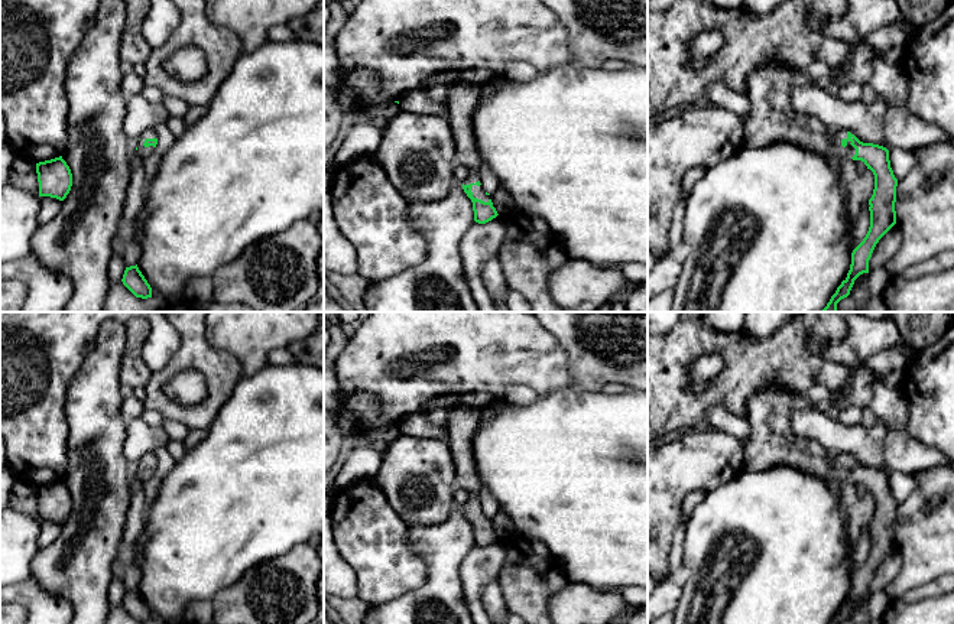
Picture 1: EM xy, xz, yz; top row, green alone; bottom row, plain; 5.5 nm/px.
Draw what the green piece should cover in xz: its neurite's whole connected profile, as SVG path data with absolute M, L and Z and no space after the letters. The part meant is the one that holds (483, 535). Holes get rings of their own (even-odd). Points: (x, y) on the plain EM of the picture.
M455 407L448 413L447 445L452 455L455 471L455 487L468 493L470 498L463 506L463 513L473 526L474 545L486 547L499 537L493 530L490 517L487 517L478 501L481 482L478 478L476 459L473 454L473 439L480 422L480 410Z

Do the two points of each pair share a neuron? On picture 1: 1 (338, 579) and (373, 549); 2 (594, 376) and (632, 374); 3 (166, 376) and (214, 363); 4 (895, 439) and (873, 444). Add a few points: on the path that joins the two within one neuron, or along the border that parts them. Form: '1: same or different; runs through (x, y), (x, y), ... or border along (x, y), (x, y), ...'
1: different; border along (338, 551), (341, 558), (354, 571), (359, 595)
2: same; runs through (603, 374), (623, 374)
3: same; runs through (178, 364), (203, 363)
4: different; border along (878, 416), (886, 428), (885, 465), (888, 471)

